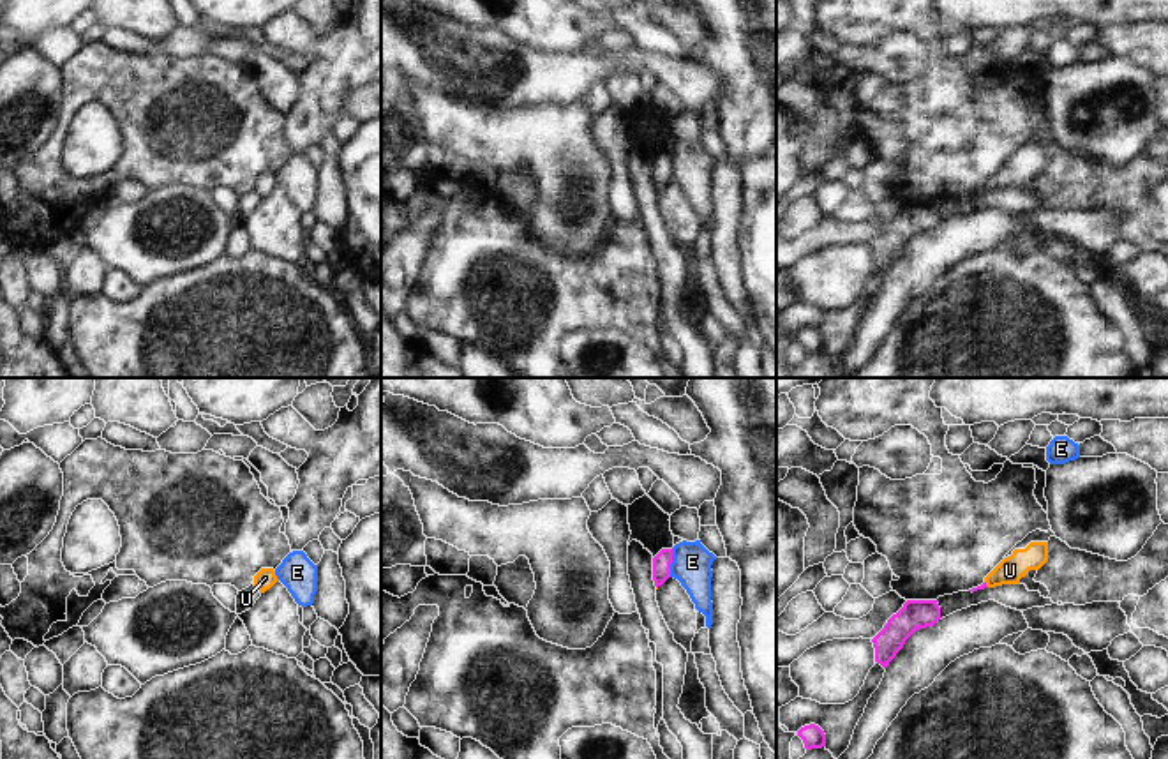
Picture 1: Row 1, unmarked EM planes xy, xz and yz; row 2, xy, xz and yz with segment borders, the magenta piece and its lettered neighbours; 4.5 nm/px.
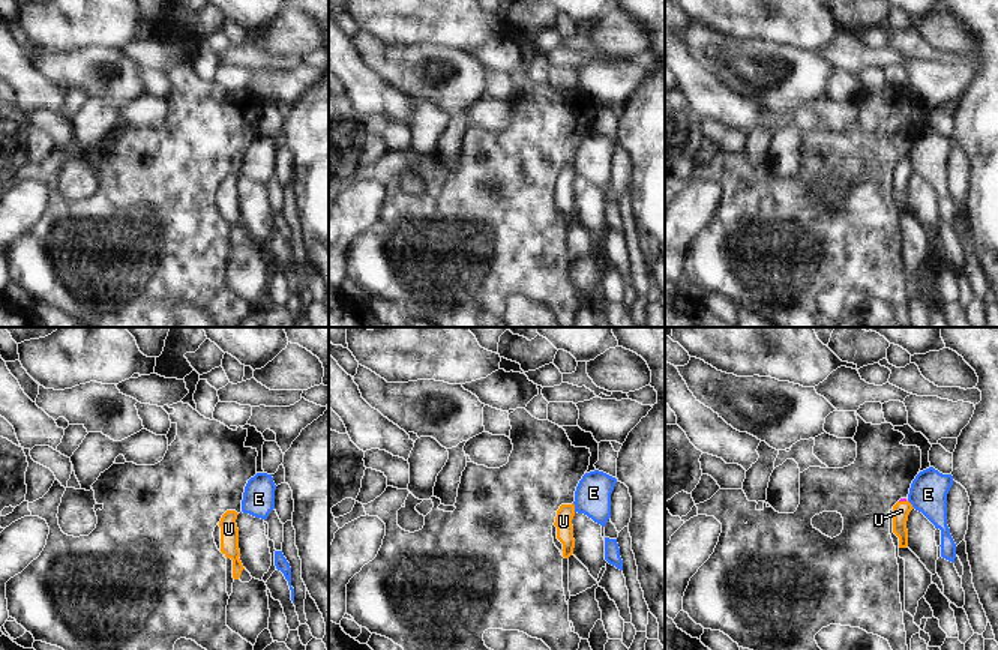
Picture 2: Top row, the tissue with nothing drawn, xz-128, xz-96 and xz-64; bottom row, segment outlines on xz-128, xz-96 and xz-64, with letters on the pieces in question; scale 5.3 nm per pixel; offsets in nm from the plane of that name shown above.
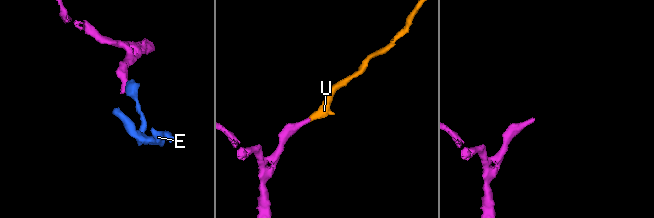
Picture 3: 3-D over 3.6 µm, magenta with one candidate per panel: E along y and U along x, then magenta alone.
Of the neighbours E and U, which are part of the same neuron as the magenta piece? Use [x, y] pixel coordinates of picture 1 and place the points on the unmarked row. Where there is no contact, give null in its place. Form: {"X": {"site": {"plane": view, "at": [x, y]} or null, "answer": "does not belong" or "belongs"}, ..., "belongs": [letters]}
{"E": {"site": {"plane": "xz", "at": [669, 168]}, "answer": "does not belong"}, "U": {"site": {"plane": "yz", "at": [985, 189]}, "answer": "belongs"}, "belongs": ["U"]}

